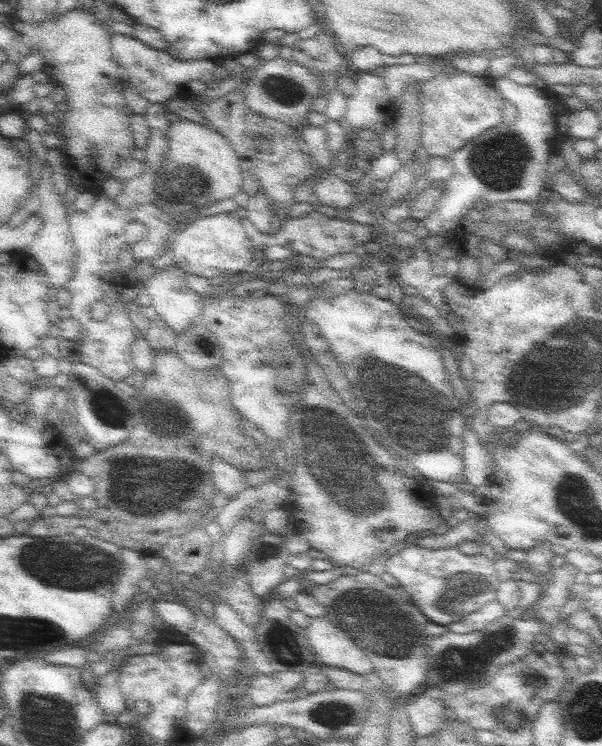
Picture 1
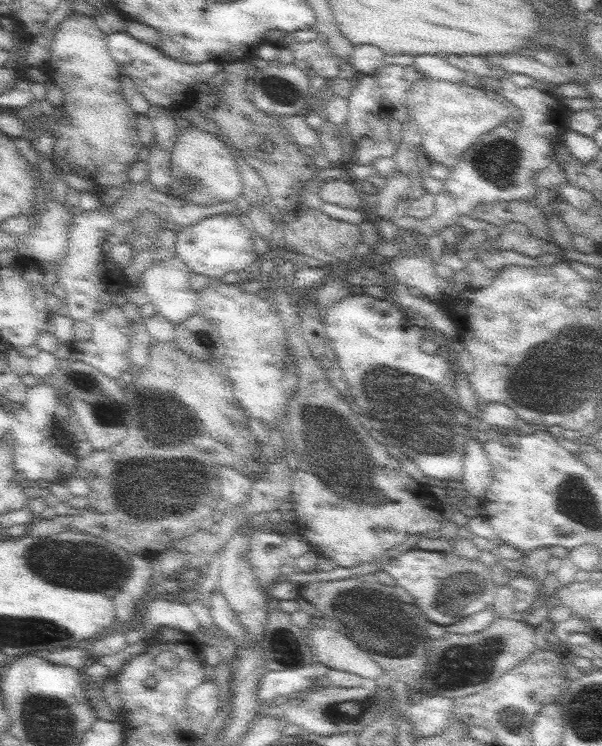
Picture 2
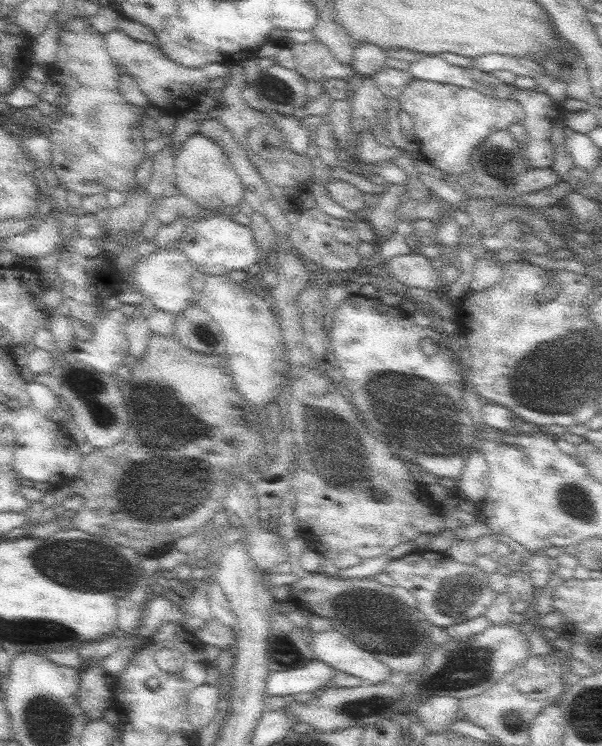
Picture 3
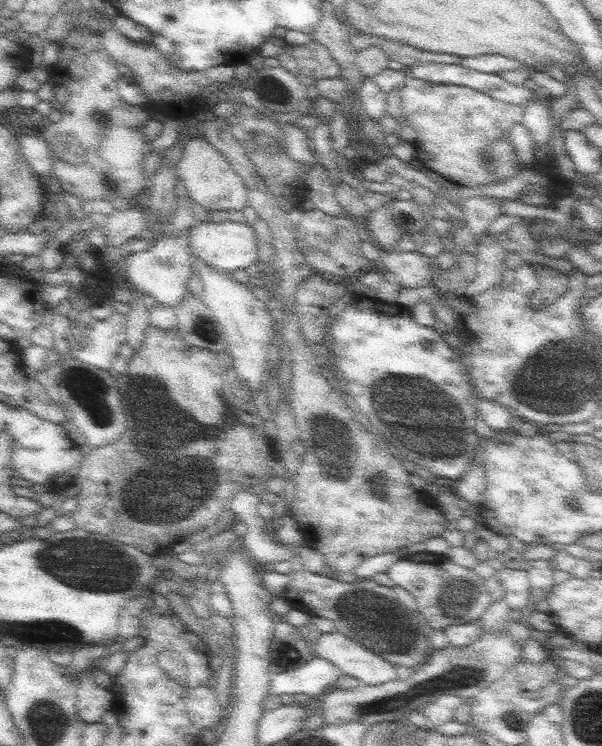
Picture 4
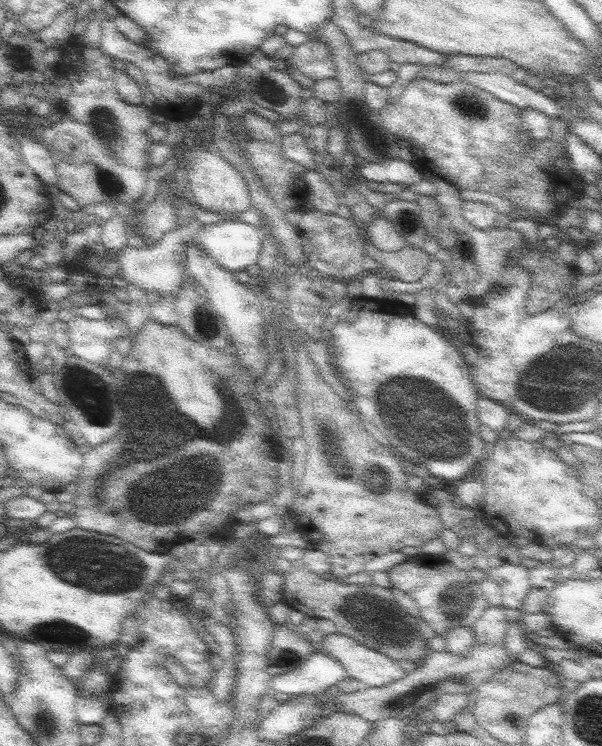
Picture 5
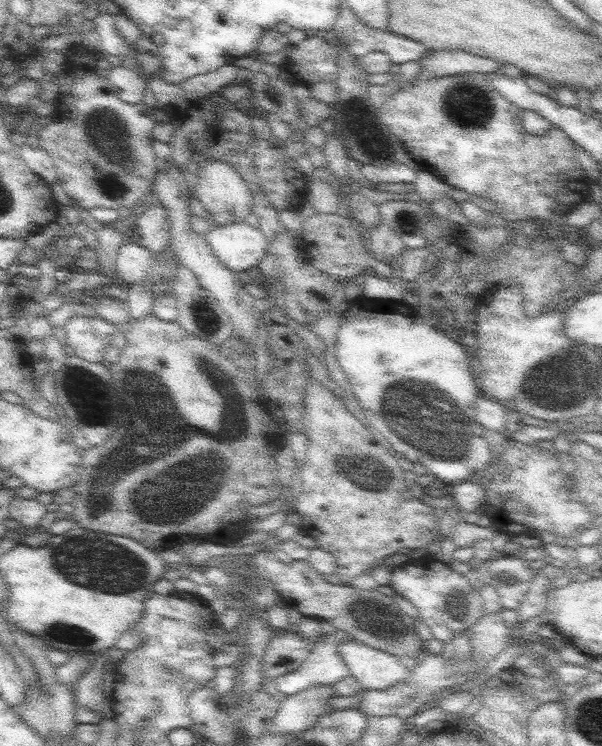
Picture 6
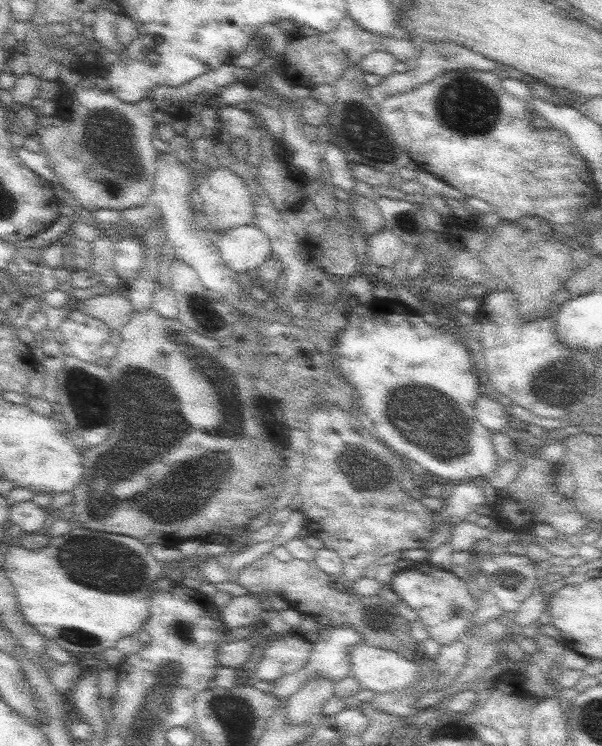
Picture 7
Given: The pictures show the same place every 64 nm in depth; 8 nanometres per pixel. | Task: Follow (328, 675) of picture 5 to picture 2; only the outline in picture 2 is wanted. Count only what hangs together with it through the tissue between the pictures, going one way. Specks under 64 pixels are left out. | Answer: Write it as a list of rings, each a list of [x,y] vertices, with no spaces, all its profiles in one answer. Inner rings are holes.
[[[321,662],[311,664],[309,668],[297,668],[297,670],[271,670],[265,672],[259,682],[257,682],[257,698],[259,698],[259,706],[271,704],[271,700],[281,698],[281,696],[291,696],[293,692],[301,692],[305,688],[309,688],[309,684],[319,678],[325,676],[327,668]]]

